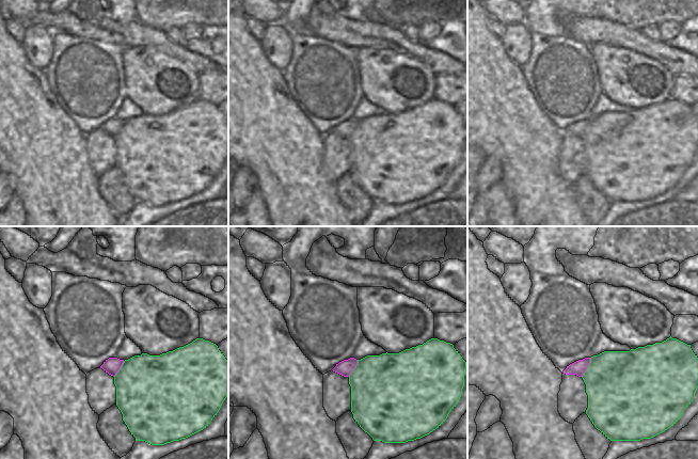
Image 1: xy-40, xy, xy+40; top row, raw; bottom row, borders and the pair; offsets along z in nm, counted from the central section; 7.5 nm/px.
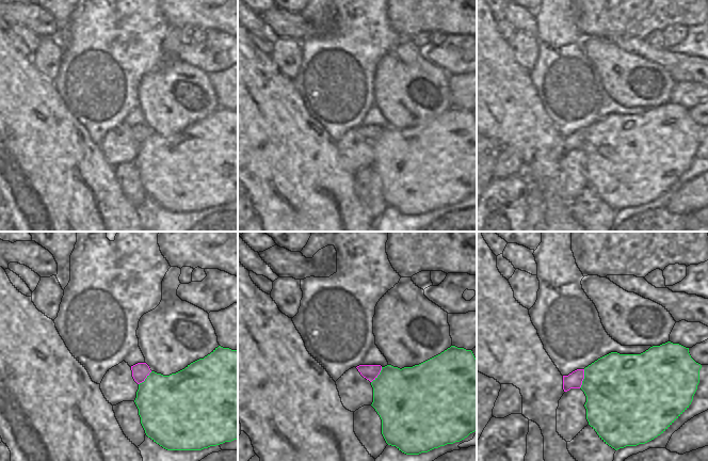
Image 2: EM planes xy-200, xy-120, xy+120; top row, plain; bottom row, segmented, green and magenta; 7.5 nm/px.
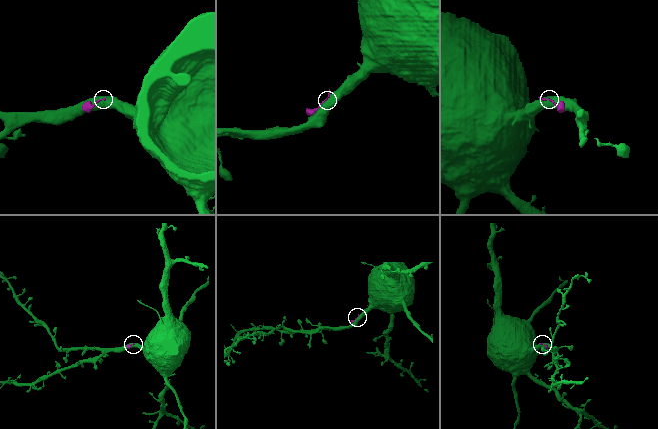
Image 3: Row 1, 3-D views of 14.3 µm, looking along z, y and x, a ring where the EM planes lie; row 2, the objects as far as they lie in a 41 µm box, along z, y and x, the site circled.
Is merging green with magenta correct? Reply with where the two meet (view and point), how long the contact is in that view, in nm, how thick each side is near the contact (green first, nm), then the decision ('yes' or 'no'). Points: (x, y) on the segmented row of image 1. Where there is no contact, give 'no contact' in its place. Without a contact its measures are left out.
meets green in xy+40 at (587, 367); contact 160 nm long; 460 nm thick on the green side, 110 nm on the other; no

